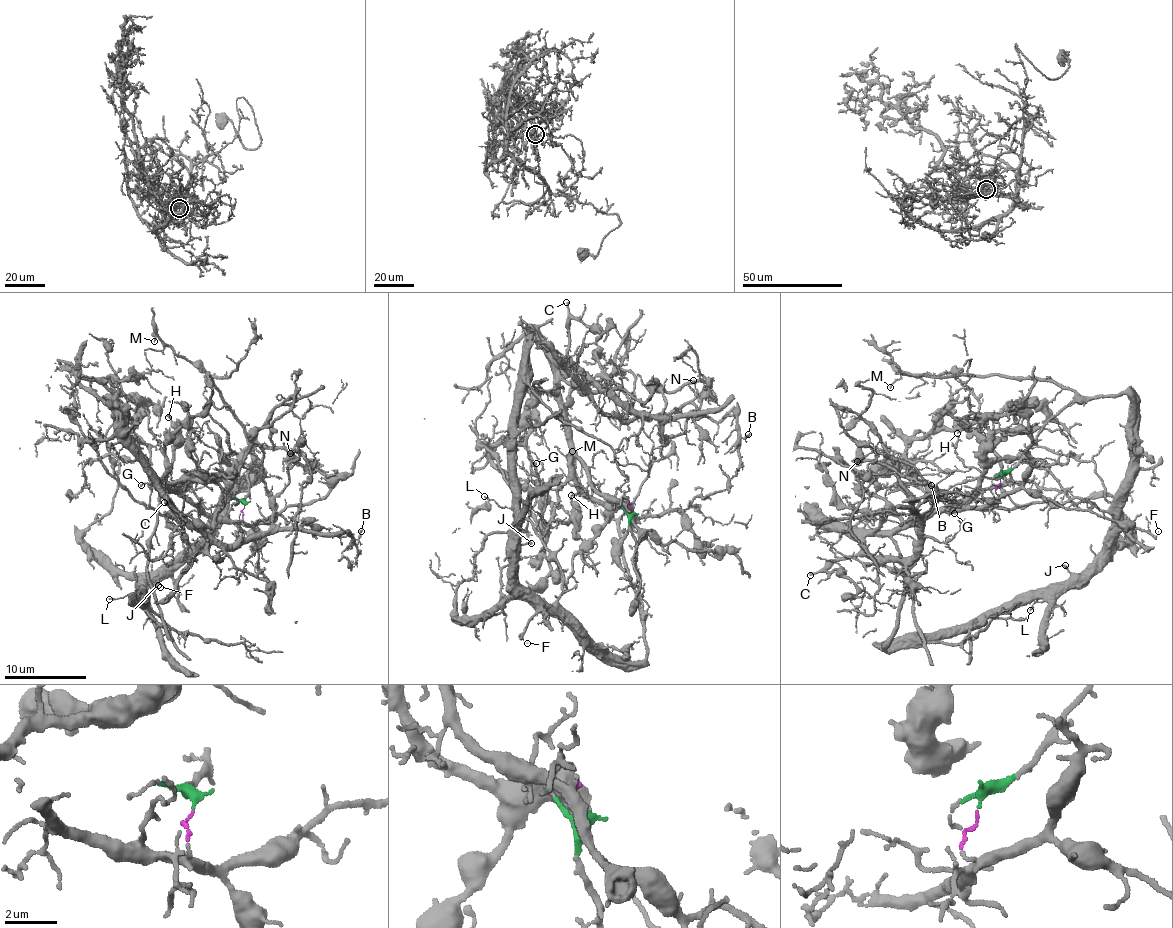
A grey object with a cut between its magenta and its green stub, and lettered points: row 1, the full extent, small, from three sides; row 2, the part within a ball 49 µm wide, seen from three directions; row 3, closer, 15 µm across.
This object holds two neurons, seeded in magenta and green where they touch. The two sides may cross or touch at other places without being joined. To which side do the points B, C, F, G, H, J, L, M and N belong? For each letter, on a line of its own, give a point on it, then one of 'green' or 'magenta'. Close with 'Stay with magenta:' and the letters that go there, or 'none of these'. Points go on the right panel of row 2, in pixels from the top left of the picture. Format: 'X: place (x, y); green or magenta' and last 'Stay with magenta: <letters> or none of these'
B: place (931, 485); magenta
C: place (810, 575); magenta
F: place (1158, 531); green
G: place (954, 513); magenta
H: place (957, 433); magenta
J: place (1065, 565); green
L: place (1030, 610); green
M: place (890, 387); green
N: place (857, 461); magenta
Stay with magenta: B, C, G, H, N

